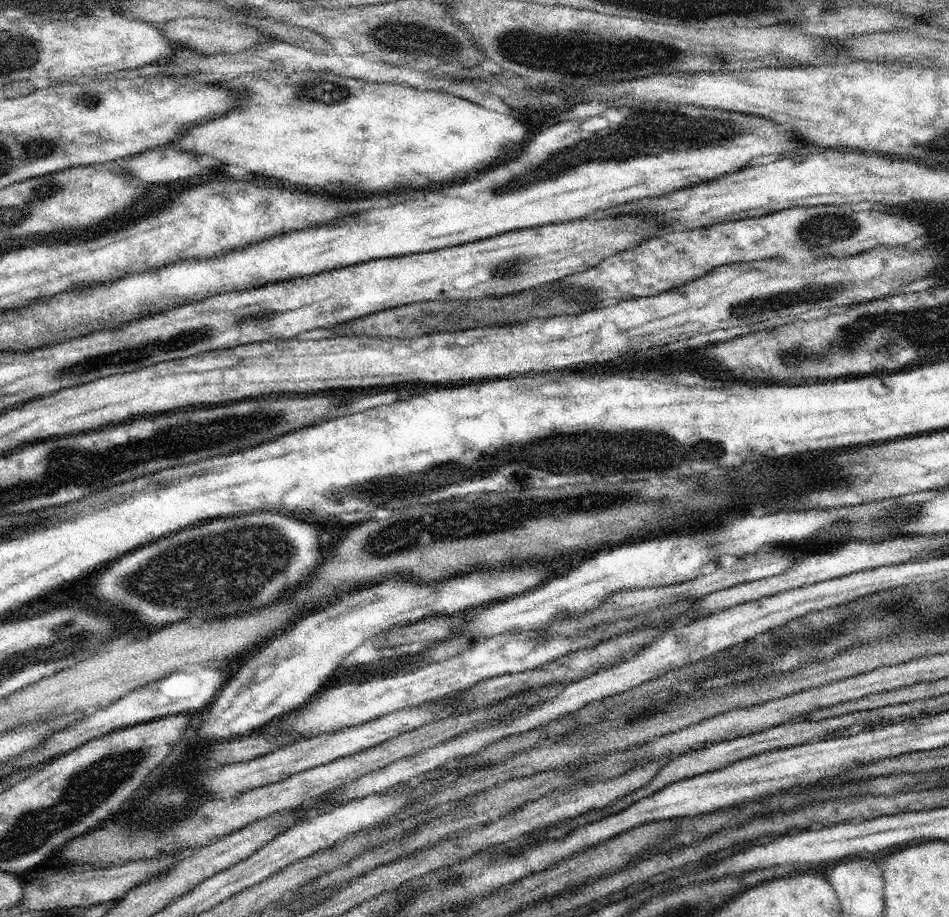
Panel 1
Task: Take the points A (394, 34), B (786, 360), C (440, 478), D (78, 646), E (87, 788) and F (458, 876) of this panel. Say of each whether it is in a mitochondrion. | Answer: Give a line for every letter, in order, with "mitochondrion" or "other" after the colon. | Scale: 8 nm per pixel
A: mitochondrion
B: mitochondrion
C: mitochondrion
D: mitochondrion
E: mitochondrion
F: mitochondrion

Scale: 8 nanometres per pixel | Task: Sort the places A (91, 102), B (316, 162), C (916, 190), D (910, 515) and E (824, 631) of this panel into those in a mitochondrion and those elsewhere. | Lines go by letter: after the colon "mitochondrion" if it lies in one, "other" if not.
A: mitochondrion
B: other
C: other
D: other
E: mitochondrion

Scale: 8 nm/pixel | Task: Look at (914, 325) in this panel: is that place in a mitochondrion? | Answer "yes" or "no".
yes

